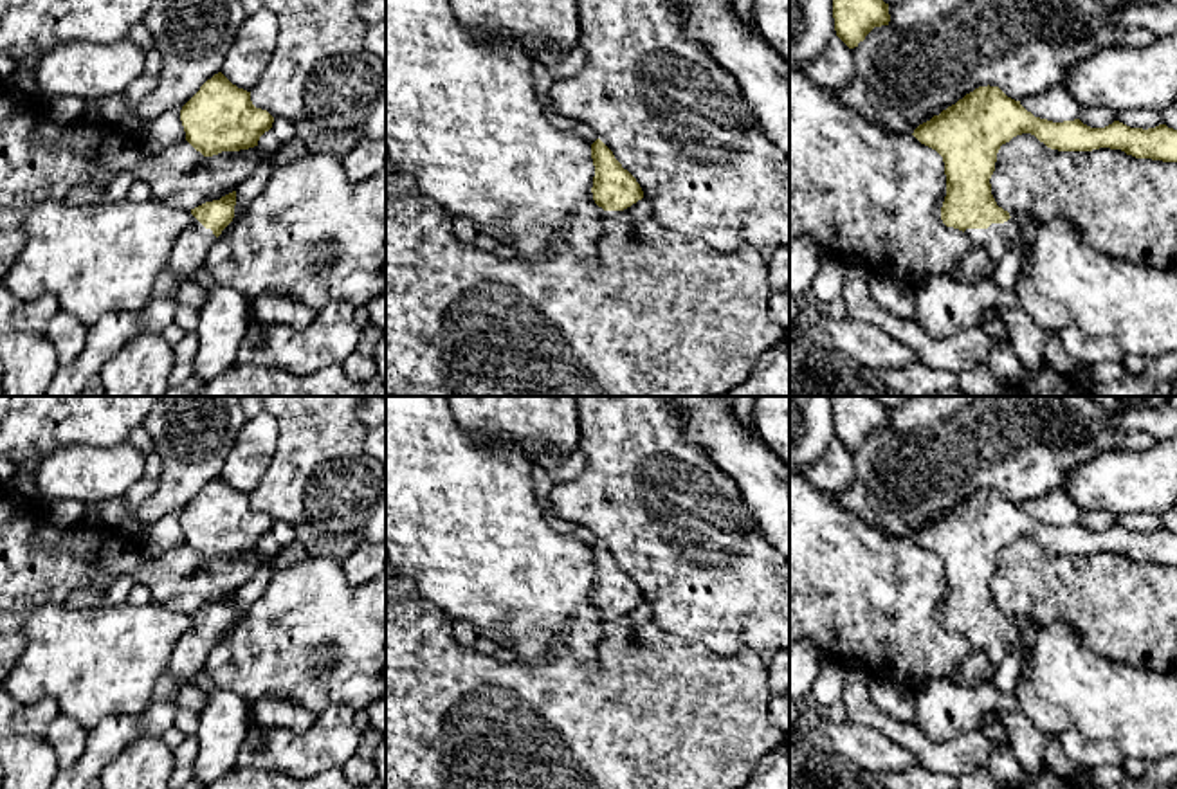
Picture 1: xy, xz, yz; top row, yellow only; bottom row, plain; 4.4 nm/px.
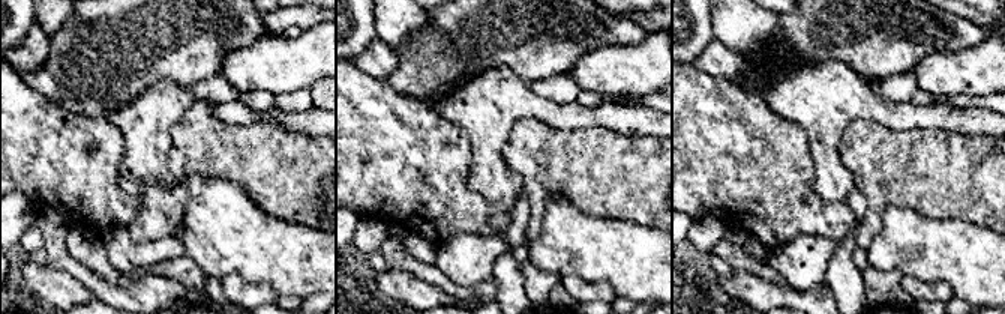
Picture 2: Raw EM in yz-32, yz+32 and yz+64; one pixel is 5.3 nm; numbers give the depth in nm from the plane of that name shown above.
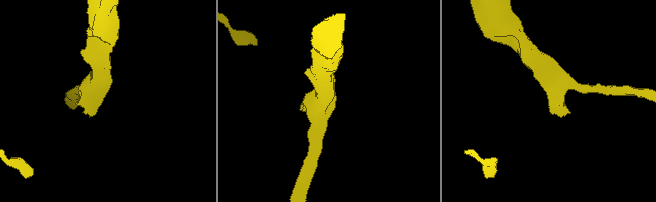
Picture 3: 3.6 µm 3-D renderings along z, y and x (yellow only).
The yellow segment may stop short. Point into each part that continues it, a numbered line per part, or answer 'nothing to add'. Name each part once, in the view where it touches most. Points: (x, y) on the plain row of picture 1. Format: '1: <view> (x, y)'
1: yz (988, 649)

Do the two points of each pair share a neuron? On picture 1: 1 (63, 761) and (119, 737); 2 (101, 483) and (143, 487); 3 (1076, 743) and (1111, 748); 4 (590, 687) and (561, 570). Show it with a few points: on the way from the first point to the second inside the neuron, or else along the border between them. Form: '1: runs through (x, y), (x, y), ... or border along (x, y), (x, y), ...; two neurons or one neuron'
1: border along (89, 732), (83, 753), (60, 770); two neurons
2: border along (141, 478), (121, 498); two neurons
3: runs through (1085, 748), (1102, 748); one neuron
4: border along (601, 625), (592, 665), (561, 645), (543, 662); two neurons

